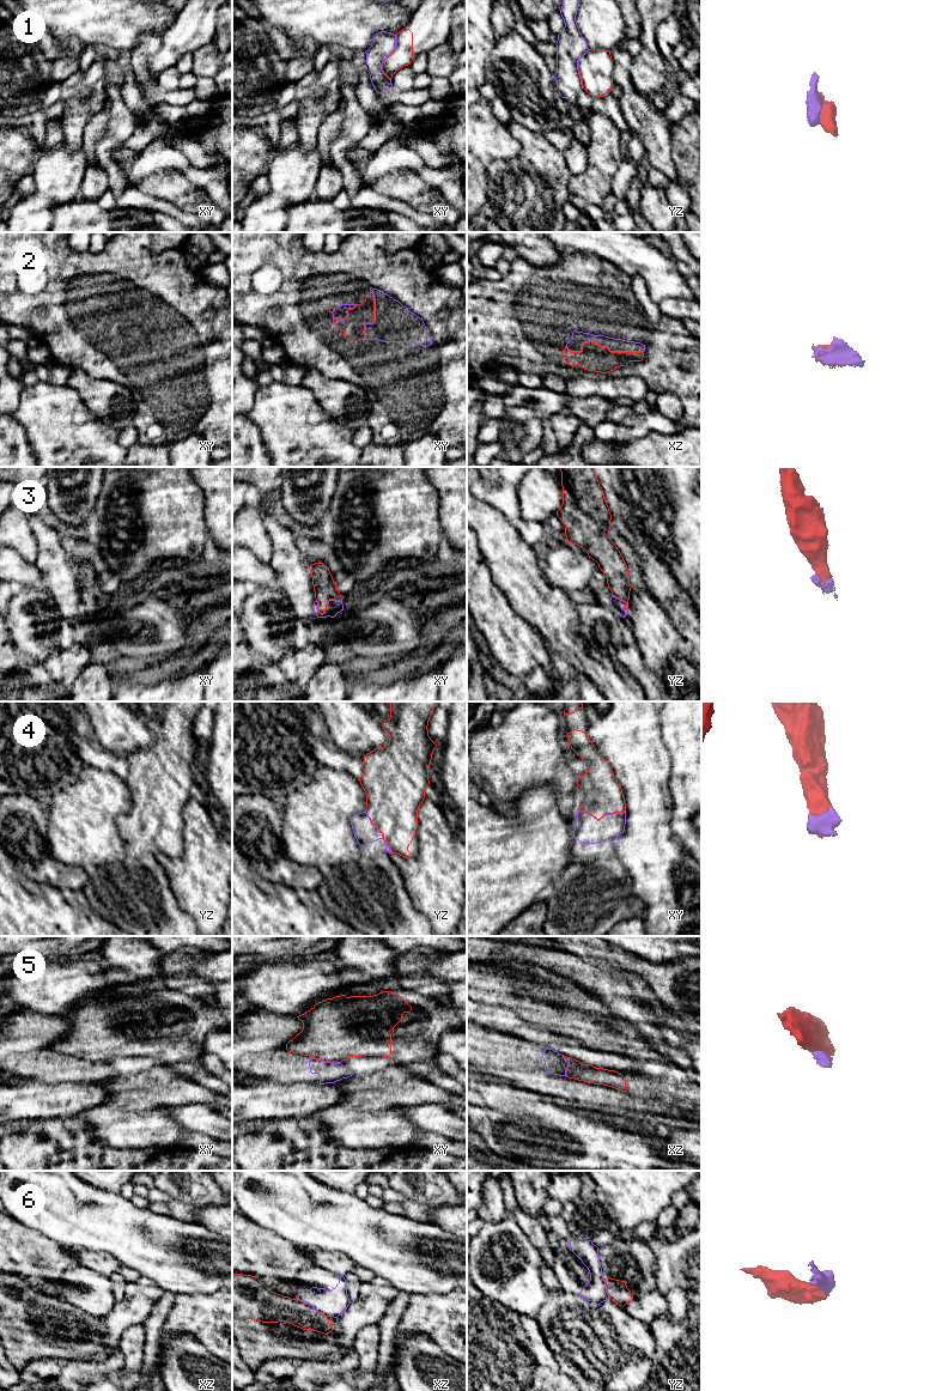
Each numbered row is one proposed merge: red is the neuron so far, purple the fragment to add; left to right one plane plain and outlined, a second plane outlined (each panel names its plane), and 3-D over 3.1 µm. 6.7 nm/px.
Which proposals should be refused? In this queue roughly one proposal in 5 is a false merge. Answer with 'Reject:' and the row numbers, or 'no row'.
Reject: 1, 5, 6

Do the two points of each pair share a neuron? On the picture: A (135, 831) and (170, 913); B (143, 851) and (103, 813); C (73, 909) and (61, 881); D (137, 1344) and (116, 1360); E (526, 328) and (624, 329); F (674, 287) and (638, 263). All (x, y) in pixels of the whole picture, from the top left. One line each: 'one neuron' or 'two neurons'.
A: one neuron
B: two neurons
C: two neurons
D: two neurons
E: one neuron
F: one neuron

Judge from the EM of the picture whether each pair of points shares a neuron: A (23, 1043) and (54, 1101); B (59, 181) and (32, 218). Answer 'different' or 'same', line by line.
A: different
B: same

